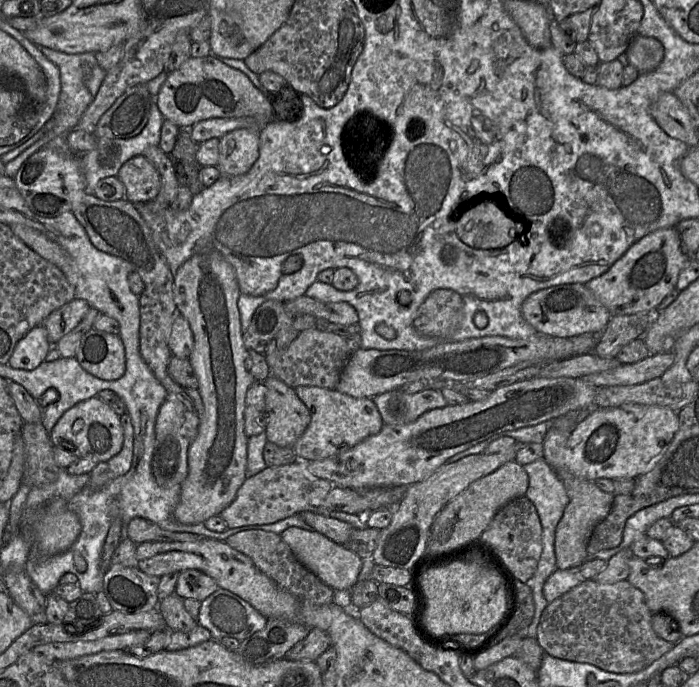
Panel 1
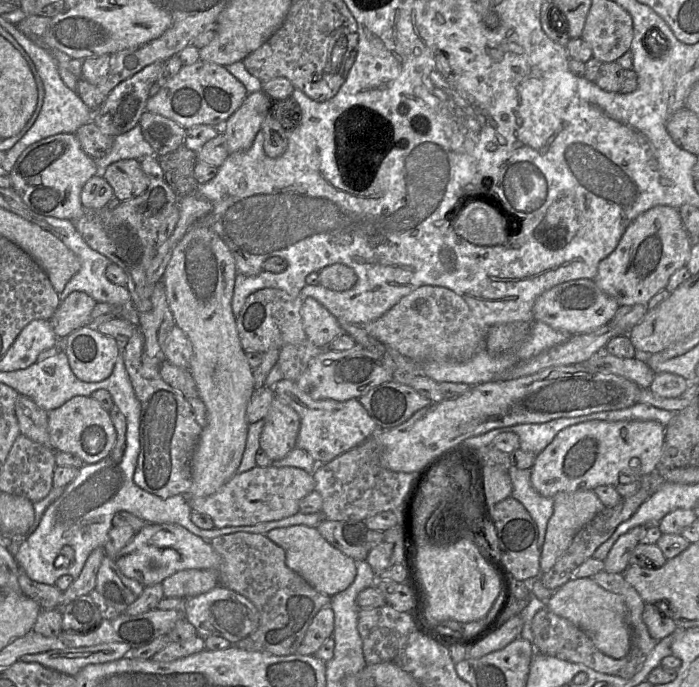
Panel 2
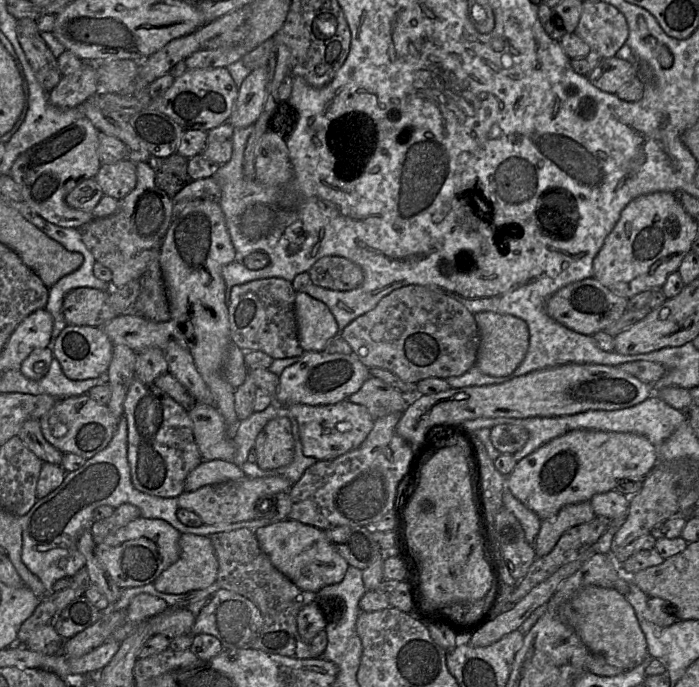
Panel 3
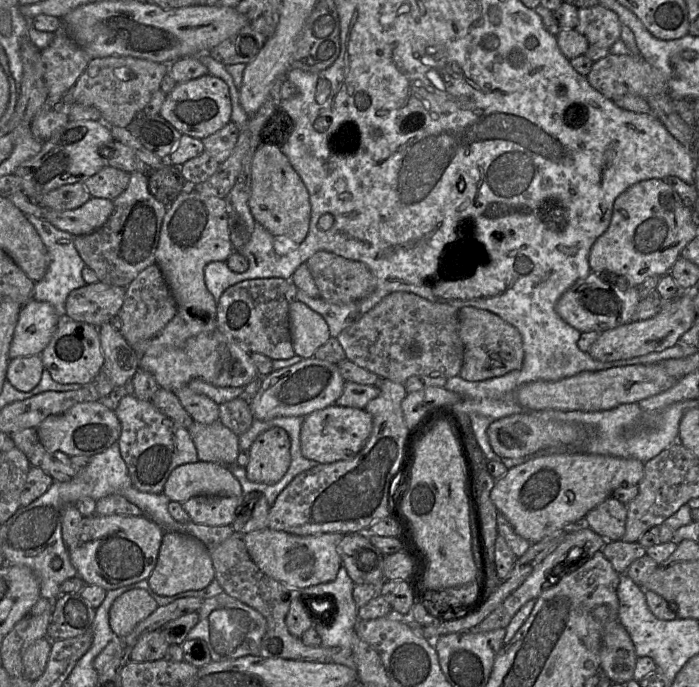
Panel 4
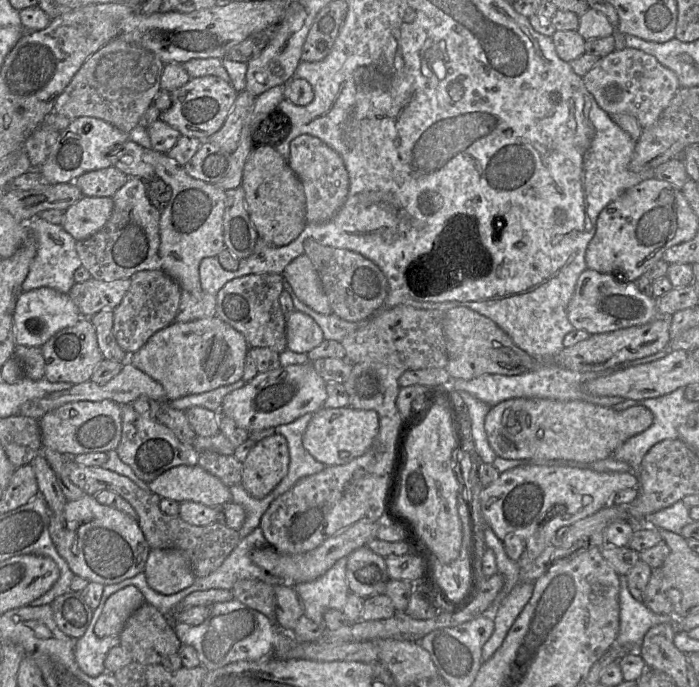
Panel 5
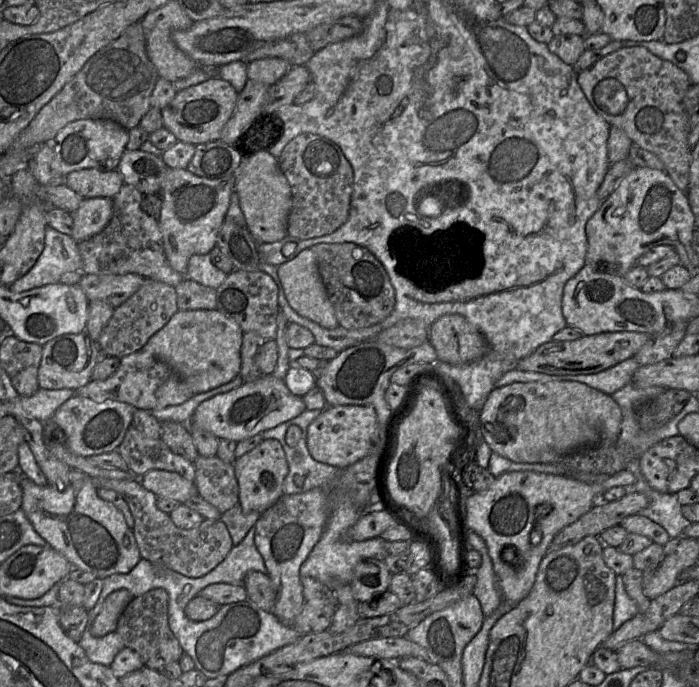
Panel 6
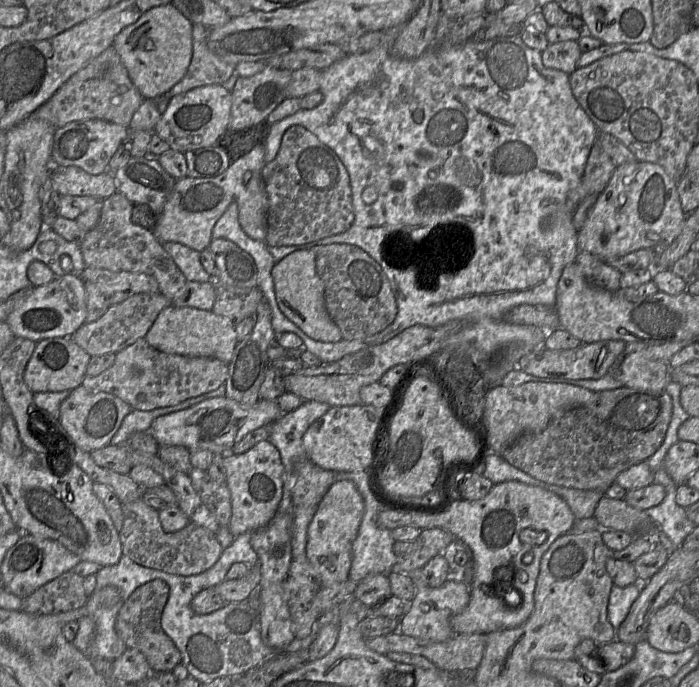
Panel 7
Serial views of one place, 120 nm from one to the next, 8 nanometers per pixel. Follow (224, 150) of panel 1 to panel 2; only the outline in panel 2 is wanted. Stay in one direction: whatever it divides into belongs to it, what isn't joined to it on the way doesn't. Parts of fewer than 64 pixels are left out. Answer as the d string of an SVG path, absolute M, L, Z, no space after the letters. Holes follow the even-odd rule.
M263 91L249 93L242 105L222 125L229 154L248 150L261 129L261 123L269 114L270 99Z

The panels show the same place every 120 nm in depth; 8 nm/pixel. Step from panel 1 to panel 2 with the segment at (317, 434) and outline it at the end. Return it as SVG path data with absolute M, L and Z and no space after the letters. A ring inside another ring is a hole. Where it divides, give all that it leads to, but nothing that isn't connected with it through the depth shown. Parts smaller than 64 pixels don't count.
M278 381L272 388L274 395L292 407L300 417L297 447L305 450L319 464L324 464L360 445L374 436L379 427L358 399L336 401L314 400L296 382Z

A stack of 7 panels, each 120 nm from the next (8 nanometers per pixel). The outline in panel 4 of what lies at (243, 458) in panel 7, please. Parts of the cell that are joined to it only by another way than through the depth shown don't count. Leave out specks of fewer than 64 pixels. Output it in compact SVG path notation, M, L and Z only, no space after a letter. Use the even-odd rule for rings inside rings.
M276 426L262 432L250 447L247 478L263 484L281 480L291 463L290 448L290 436L283 428Z

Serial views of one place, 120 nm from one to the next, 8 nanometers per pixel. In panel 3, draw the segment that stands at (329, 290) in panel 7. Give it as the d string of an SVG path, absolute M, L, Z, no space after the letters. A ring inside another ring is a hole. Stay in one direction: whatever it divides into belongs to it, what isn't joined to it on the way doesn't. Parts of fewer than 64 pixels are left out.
M340 256L320 258L312 265L308 274L314 285L335 291L353 290L364 280L362 268Z

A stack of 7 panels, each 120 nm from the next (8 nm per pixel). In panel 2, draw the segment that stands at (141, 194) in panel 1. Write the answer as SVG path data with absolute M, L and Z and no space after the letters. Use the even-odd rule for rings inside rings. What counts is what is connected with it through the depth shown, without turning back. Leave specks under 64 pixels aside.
M138 159L119 160L97 175L101 175L111 185L114 196L120 202L140 196L149 185L149 178Z

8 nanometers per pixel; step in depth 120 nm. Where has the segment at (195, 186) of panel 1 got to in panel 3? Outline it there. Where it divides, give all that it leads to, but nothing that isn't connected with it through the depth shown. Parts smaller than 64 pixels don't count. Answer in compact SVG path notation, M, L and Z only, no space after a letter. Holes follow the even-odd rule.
M177 153L166 158L150 156L147 162L155 172L156 186L171 199L193 181L188 174L188 159Z

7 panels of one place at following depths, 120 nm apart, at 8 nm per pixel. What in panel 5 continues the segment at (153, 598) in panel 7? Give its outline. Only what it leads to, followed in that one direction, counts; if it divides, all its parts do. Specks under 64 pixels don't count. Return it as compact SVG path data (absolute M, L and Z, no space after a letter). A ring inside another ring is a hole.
M147 602L131 614L119 636L133 661L142 664L160 664L182 646L172 621Z

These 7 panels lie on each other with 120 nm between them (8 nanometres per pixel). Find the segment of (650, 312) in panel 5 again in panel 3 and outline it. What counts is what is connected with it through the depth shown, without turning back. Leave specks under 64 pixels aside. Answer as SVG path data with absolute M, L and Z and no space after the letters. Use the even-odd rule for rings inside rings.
M594 277L572 282L556 291L546 301L547 314L567 328L594 335L616 322L627 311L628 299L614 294Z

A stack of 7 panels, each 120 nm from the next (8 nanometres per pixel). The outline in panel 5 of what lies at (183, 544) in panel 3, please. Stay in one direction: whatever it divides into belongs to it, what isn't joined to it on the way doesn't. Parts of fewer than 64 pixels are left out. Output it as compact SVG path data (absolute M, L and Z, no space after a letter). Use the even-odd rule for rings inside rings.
M151 549L144 573L148 585L163 595L175 594L196 579L188 556L178 549Z

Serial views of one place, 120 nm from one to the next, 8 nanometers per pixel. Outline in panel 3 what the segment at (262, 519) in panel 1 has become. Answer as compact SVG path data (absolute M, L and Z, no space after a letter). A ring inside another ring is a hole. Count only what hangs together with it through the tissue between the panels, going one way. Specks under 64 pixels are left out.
M244 476L238 480L231 480L221 484L207 485L192 492L183 492L177 497L179 508L195 512L205 525L229 524L258 519L264 516L265 511L274 507L271 501L263 502L258 508L259 500L272 499L277 494L289 492L291 482L280 476L252 478Z

